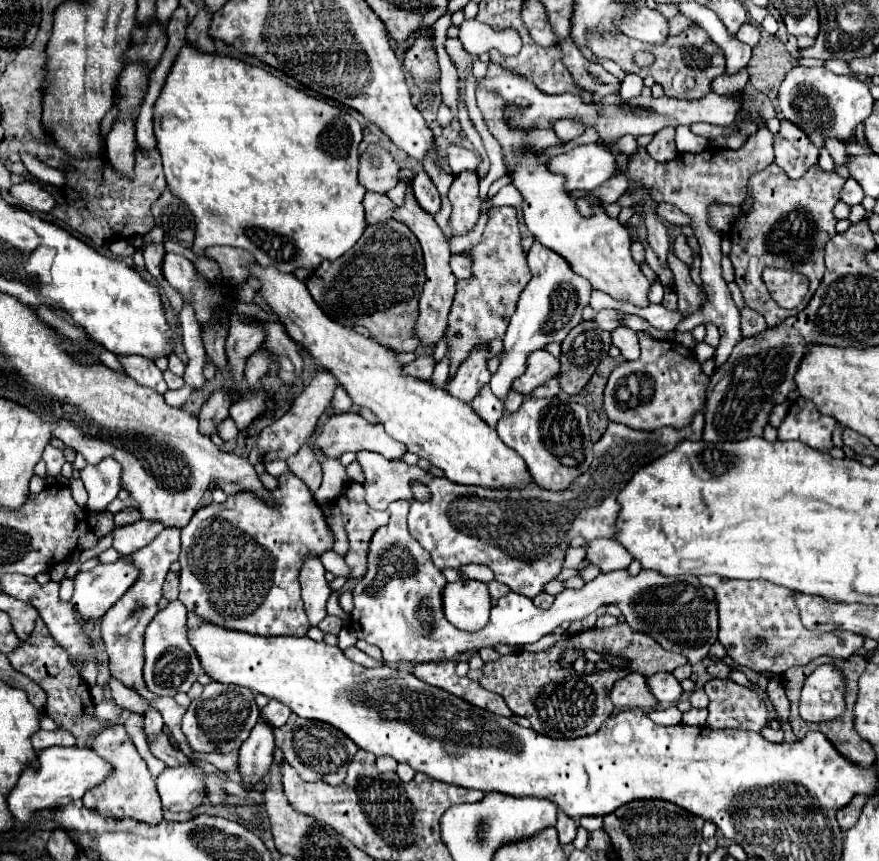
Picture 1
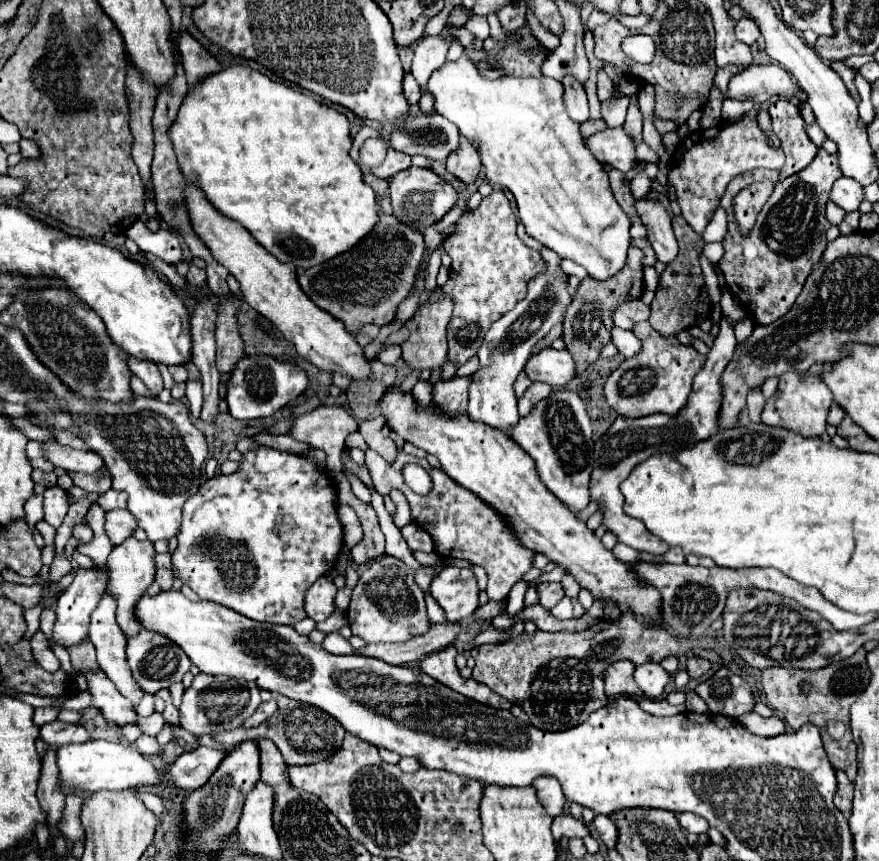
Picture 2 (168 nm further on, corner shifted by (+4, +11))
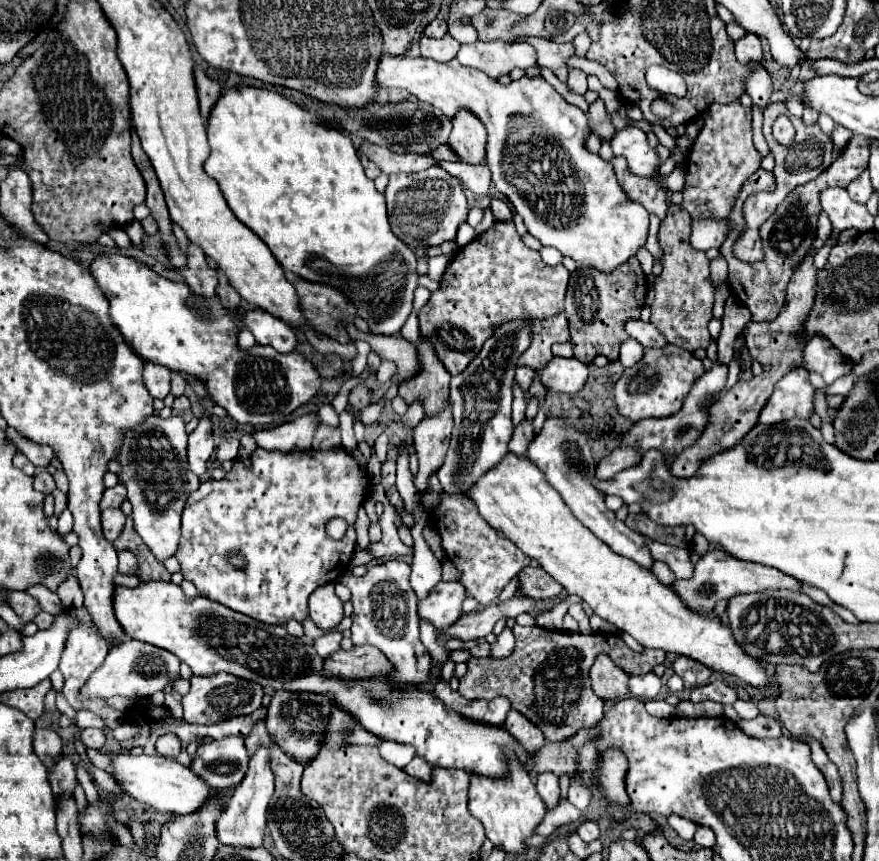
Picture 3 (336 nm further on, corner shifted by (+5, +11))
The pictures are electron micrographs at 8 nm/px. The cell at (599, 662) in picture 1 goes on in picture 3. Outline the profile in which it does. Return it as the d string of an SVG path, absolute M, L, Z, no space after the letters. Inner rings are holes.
M517 625L517 655L509 655L504 659L472 657L467 662L467 673L461 679L459 695L463 695L465 699L493 699L503 695L511 701L513 709L523 713L543 731L547 741L567 741L573 735L577 735L579 729L591 729L599 723L599 719L603 719L603 701L591 691L591 681L589 681L591 663L599 653L611 655L611 659L629 675L643 675L651 671L655 665L663 663L665 659L665 653L659 649L645 649L643 653L635 653L623 643L621 637L615 635L563 633L563 631L547 631L537 625L533 627Z

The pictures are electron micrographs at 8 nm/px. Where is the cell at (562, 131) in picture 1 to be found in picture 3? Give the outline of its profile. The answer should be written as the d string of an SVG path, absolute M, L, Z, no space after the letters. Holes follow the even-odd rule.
M569 69L569 81L567 87L579 95L585 95L587 91L587 75L579 69Z

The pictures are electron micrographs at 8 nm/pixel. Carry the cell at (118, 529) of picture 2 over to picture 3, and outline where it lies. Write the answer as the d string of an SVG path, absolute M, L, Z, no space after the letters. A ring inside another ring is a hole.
M103 509L101 511L101 529L105 539L115 541L125 525L125 515L121 509Z

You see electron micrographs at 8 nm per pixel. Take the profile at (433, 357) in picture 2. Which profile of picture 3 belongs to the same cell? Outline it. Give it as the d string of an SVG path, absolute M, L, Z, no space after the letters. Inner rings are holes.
M421 339L417 349L421 371L407 383L399 385L399 397L403 397L407 405L411 405L413 401L421 401L425 415L435 415L435 411L441 411L443 403L447 403L449 399L451 375L447 373L443 363L439 363L427 339Z

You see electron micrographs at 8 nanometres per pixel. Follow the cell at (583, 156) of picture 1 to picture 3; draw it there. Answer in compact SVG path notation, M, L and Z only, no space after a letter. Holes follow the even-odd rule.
M627 127L611 139L615 155L627 159L629 169L641 177L657 177L661 159L655 147L647 143L647 135L639 127Z

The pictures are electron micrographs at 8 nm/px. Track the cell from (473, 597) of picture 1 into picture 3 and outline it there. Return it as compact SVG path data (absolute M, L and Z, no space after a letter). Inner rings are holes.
M439 581L425 599L419 599L417 615L419 619L429 621L435 631L443 631L443 627L451 627L451 623L461 617L463 599L463 585L457 581Z

